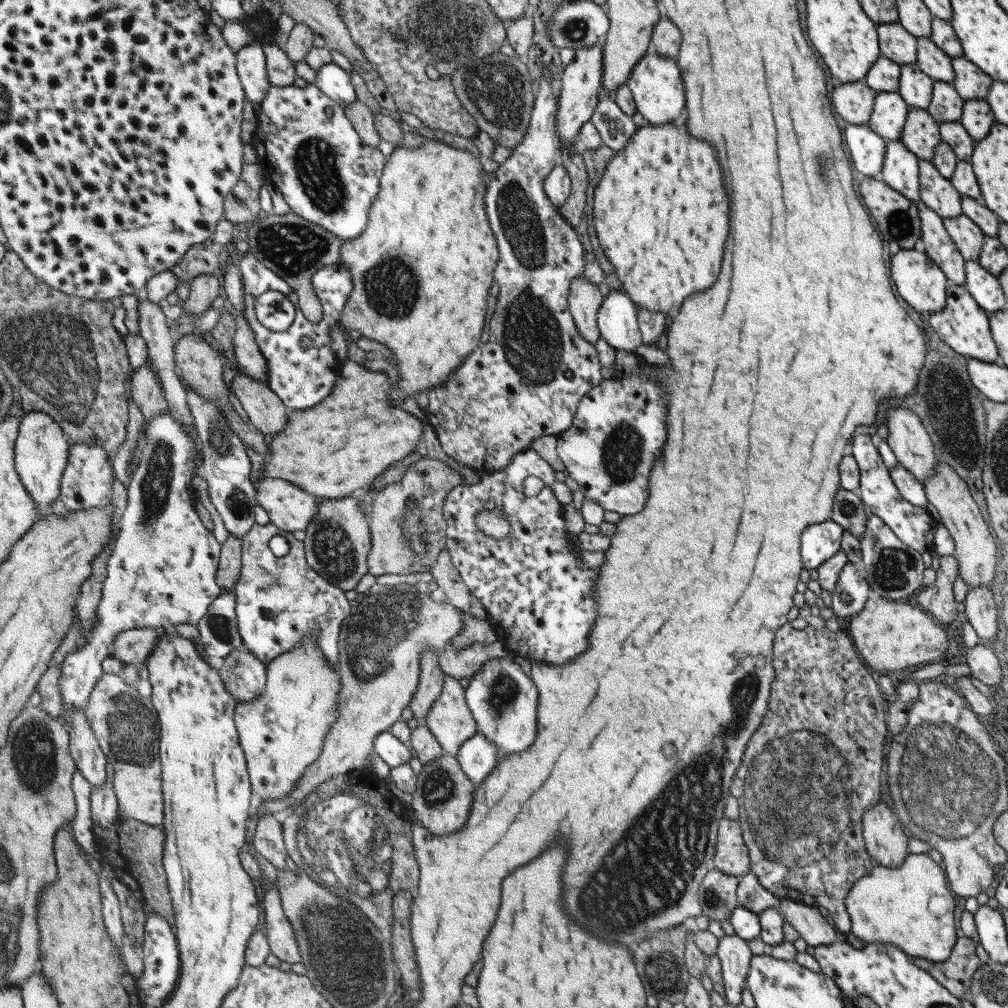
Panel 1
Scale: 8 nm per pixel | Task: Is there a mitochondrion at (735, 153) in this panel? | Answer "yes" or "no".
no

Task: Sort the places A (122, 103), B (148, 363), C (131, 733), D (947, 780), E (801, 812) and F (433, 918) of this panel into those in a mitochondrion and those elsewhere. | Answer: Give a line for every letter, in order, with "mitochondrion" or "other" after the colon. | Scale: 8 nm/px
A: other
B: other
C: mitochondrion
D: mitochondrion
E: mitochondrion
F: other

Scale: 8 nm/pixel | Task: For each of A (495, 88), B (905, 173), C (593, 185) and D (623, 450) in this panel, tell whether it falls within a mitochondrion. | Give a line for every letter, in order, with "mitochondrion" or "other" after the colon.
A: mitochondrion
B: other
C: other
D: mitochondrion

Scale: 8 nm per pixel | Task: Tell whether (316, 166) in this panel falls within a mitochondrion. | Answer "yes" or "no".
yes

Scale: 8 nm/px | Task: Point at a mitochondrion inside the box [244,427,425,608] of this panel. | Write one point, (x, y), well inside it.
(332, 550)

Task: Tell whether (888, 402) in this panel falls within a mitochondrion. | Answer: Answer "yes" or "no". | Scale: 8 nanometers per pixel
no

